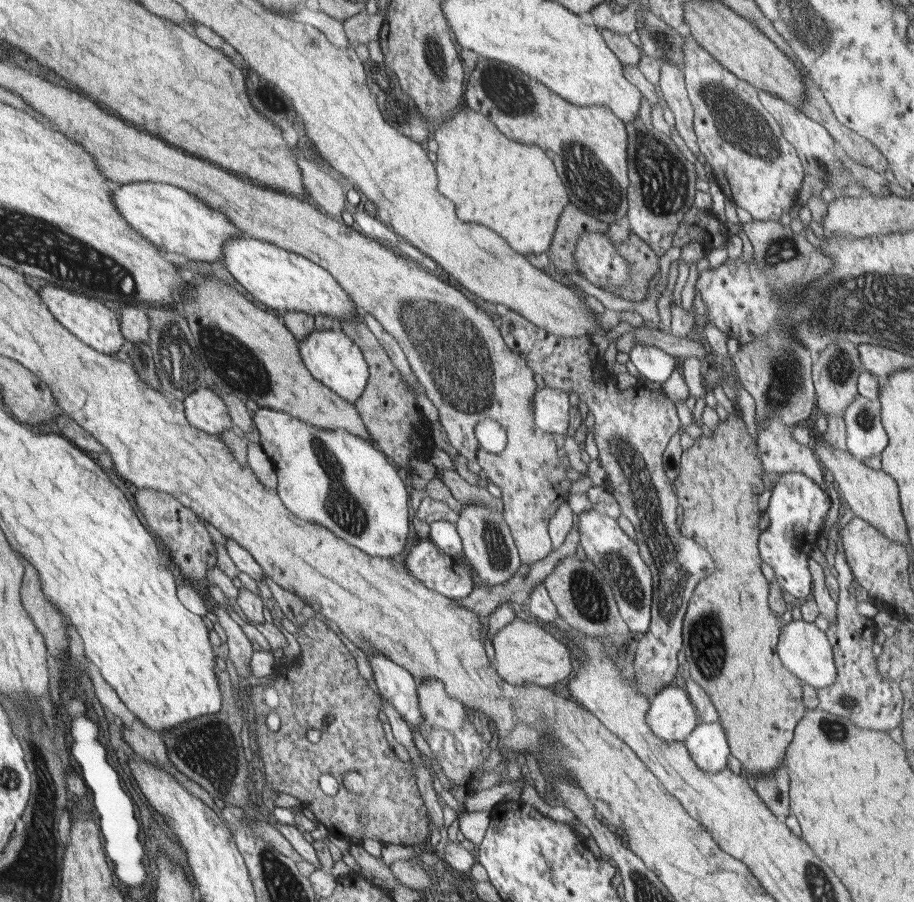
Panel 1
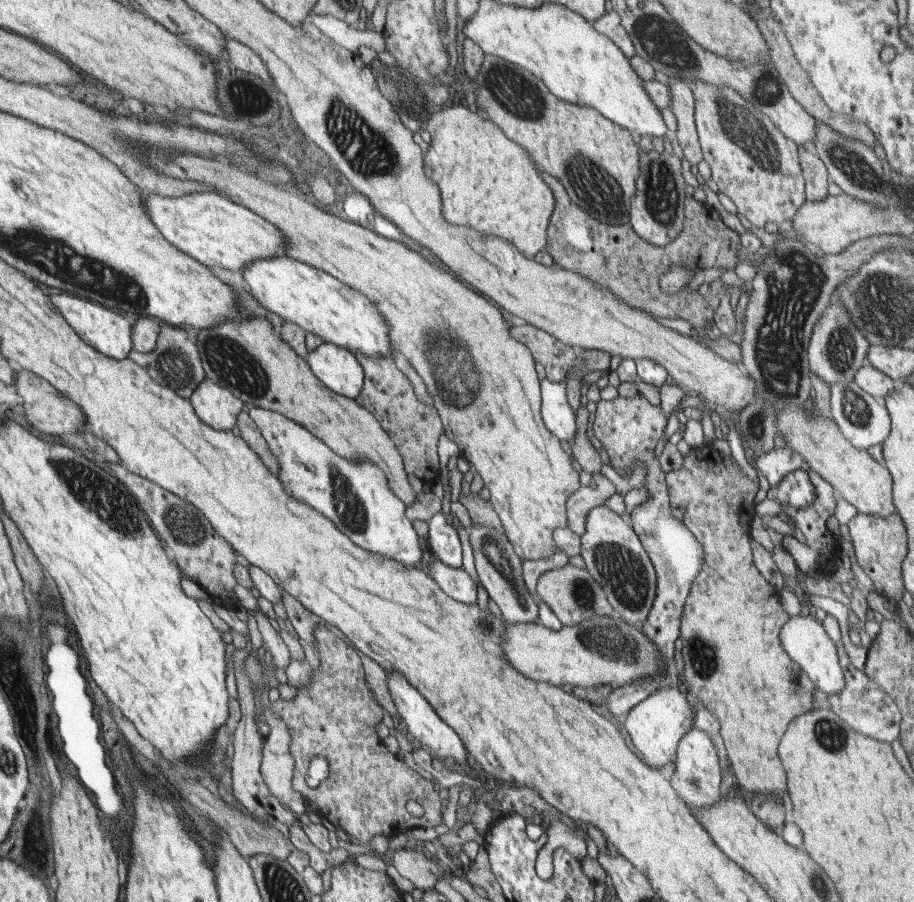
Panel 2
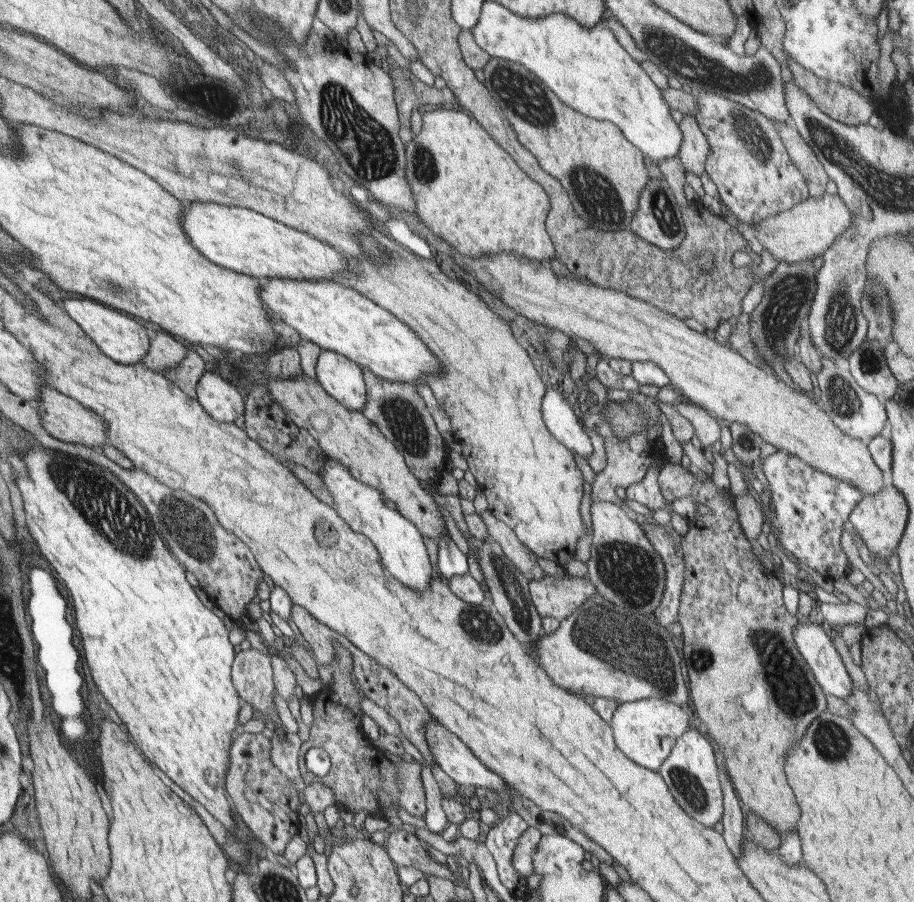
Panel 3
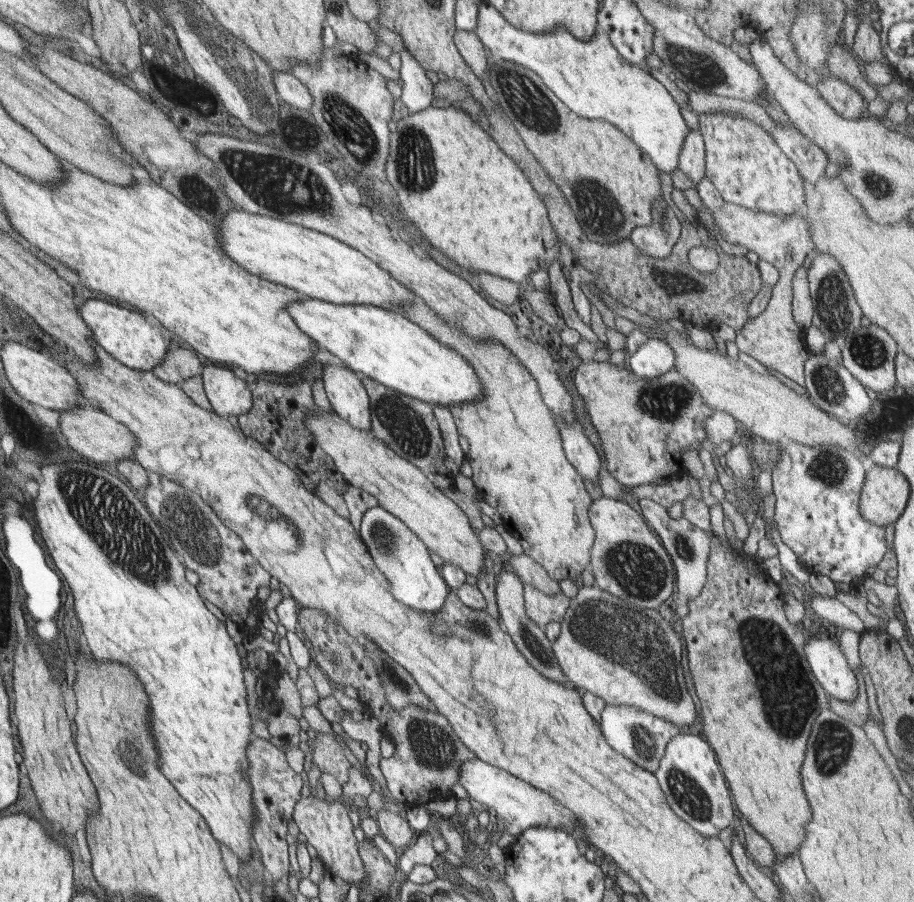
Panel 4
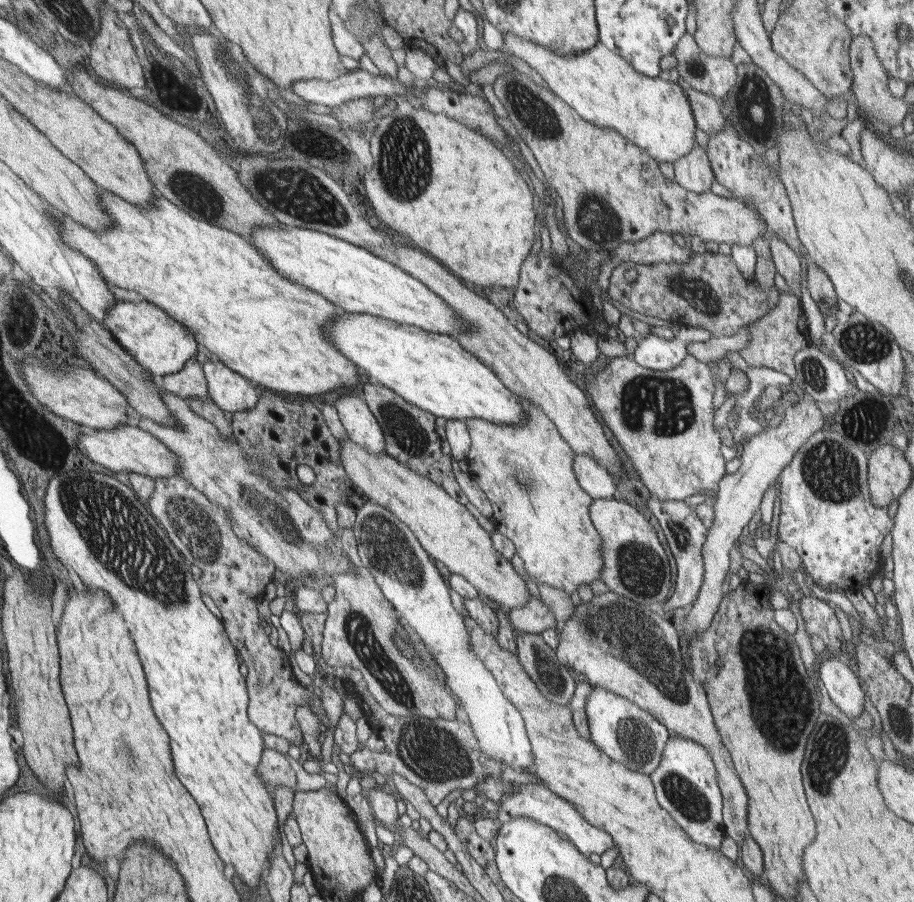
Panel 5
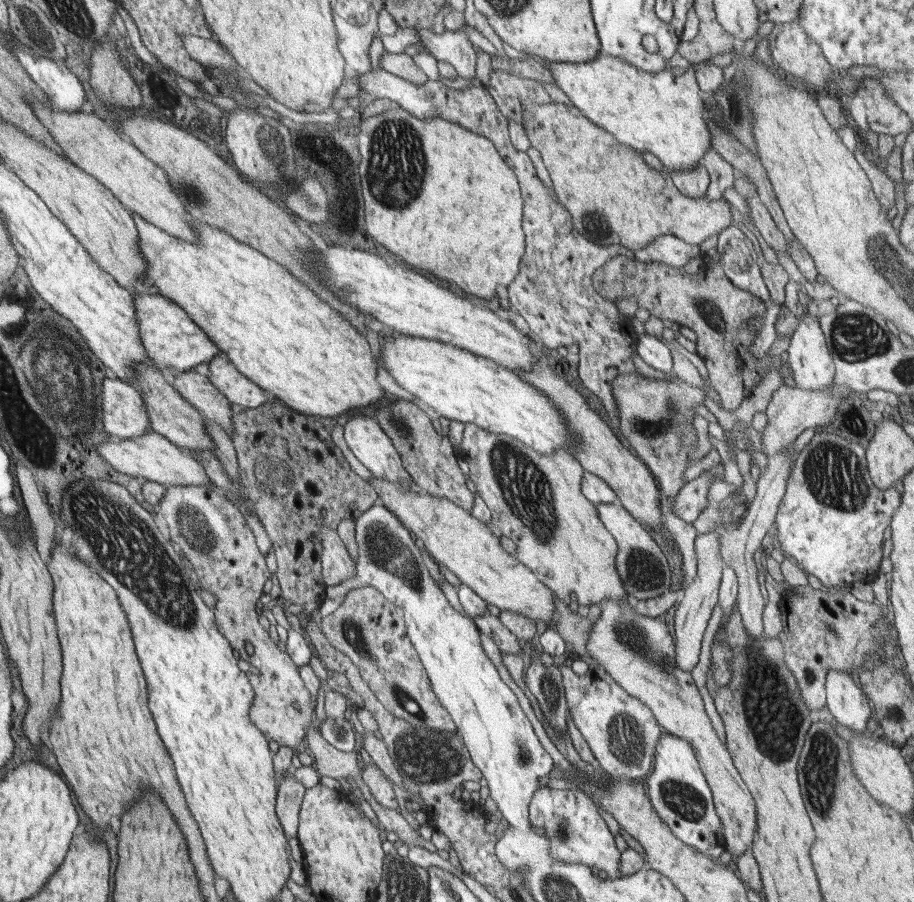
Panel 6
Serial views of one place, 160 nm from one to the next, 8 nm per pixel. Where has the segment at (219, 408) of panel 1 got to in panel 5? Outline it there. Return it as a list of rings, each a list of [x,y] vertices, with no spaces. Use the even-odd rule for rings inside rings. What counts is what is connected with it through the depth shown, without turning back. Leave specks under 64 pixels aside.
[[[221,361],[206,362],[203,371],[207,380],[209,398],[226,412],[246,411],[256,406],[259,396],[243,375],[232,371]]]

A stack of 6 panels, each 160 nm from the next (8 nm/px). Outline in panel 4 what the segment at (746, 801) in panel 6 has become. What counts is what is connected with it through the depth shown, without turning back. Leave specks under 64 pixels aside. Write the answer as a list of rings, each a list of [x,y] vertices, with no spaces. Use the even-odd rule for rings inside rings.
[[[583,587],[570,600],[570,606],[561,623],[561,632],[551,643],[567,685],[584,688],[596,694],[608,705],[632,705],[658,718],[668,719],[680,728],[689,728],[696,720],[696,704],[690,696],[684,672],[680,665],[680,638],[670,624],[658,614],[657,609],[644,609],[630,605],[599,587]]]

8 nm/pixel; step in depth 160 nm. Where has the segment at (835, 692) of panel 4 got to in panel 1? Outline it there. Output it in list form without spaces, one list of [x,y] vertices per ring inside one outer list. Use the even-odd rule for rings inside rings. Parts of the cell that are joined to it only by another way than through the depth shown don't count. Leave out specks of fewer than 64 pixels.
[[[792,620],[782,627],[777,642],[777,653],[783,665],[794,676],[815,689],[830,686],[836,680],[837,670],[831,644],[825,632],[819,630],[818,626],[808,620]]]

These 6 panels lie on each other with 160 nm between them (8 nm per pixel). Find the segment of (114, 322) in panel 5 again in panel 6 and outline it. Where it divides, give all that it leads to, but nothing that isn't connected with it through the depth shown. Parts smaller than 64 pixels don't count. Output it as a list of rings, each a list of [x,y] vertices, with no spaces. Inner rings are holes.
[[[162,294],[134,296],[135,319],[143,342],[147,358],[152,360],[152,365],[159,371],[164,368],[174,368],[178,371],[189,371],[206,360],[221,354],[219,347],[206,338],[206,331],[202,330],[182,306],[168,300]]]

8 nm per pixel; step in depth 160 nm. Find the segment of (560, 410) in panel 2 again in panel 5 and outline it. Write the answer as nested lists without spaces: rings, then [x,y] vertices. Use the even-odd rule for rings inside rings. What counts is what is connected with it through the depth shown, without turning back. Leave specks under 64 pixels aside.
[[[576,453],[573,458],[573,469],[578,484],[593,499],[612,499],[616,492],[613,476],[598,462],[588,455]]]

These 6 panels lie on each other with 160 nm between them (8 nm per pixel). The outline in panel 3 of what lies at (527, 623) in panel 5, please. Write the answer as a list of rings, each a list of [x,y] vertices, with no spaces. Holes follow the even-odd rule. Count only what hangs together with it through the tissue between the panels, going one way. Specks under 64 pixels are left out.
[[[549,576],[529,582],[531,600],[541,618],[552,617],[562,622],[588,599],[598,594],[587,577]]]

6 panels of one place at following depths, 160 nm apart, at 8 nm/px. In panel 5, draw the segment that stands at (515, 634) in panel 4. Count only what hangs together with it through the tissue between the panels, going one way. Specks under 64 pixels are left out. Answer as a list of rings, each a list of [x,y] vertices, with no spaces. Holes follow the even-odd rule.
[[[523,633],[517,638],[520,664],[544,698],[554,704],[568,704],[577,687],[572,671],[558,661],[555,649],[544,642],[540,633]]]

